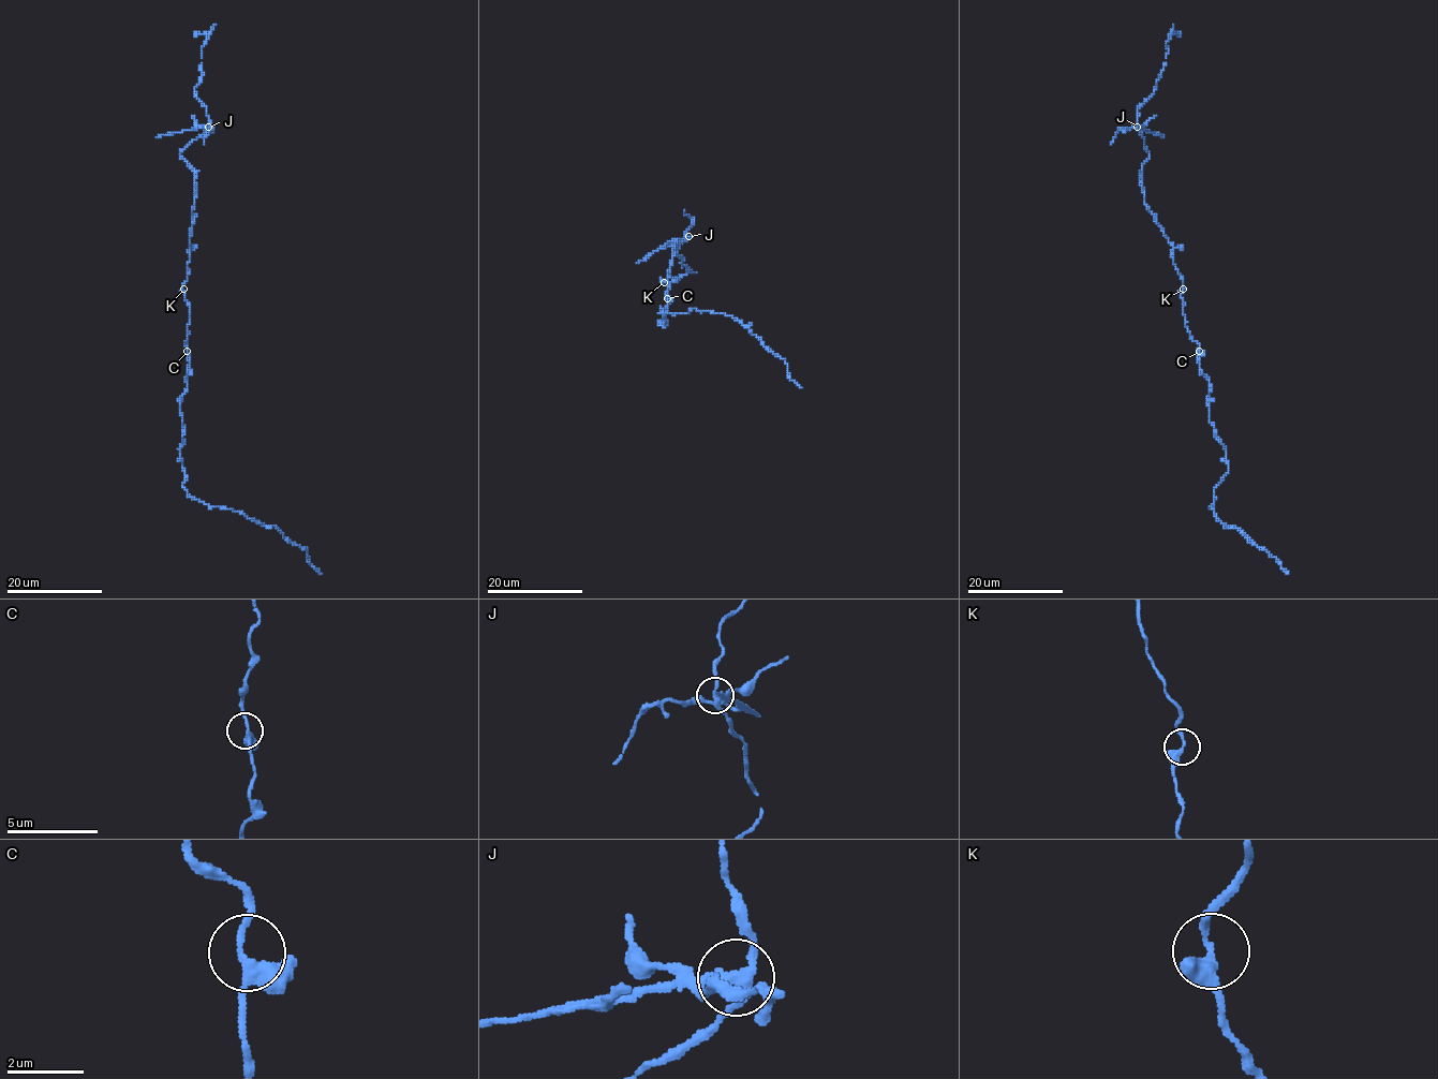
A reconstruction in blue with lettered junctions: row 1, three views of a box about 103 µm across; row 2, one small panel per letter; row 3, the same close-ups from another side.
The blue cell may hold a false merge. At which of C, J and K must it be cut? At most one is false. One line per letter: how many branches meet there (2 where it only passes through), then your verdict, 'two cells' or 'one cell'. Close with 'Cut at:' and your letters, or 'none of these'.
C: branches 3; one cell
J: branches 3; two cells
K: branches 3; one cell
Cut at: J

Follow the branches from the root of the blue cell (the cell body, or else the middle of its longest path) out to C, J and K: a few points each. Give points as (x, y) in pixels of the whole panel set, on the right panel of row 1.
C: (1189, 333), (1199, 344), (1199, 351)
J: (1189, 333), (1182, 312), (1183, 285), (1172, 260), (1172, 245), (1144, 203), (1140, 171), (1149, 152), (1137, 126)
K: (1189, 333), (1182, 312), (1183, 289)

